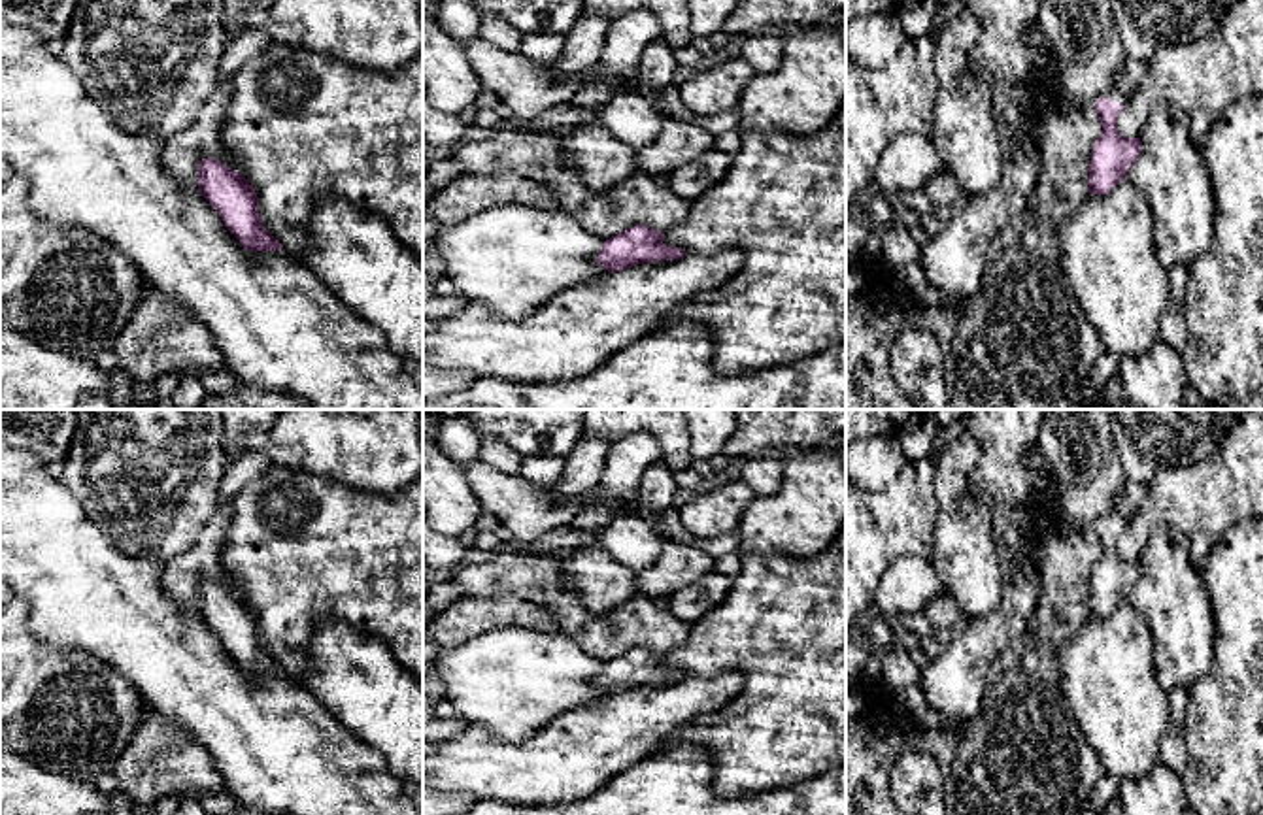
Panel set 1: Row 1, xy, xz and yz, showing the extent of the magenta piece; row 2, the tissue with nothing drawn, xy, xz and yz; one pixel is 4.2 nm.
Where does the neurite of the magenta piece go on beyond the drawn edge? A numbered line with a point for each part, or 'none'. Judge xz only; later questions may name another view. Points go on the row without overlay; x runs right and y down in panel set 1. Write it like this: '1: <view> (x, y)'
none

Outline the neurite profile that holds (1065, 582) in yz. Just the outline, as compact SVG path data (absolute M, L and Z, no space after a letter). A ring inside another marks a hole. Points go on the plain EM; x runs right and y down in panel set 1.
M1038 443L1029 451L1025 464L1036 475L1036 483L1025 506L1016 511L1016 521L1036 540L1040 600L1031 626L989 666L980 713L959 734L951 772L957 794L955 811L961 815L1069 815L1089 798L1104 775L1095 751L1061 696L1063 670L1059 664L1061 647L1078 636L1089 617L1087 590L1103 553L1101 541L1097 532L1084 532L1072 523L1059 521L1052 498L1055 479Z

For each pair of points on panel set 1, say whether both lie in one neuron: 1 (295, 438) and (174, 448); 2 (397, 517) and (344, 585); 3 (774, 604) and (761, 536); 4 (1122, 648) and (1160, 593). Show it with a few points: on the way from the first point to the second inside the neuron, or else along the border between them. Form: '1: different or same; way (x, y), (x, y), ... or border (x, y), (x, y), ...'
1: different; border (223, 436), (223, 451), (229, 459)
2: same; way (395, 534), (361, 568)
3: different; border (740, 553), (810, 555)
4: different; border (1126, 600), (1145, 617), (1154, 659)

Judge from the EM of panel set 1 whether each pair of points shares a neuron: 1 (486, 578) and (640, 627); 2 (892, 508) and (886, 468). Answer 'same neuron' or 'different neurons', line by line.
1: same neuron
2: different neurons

